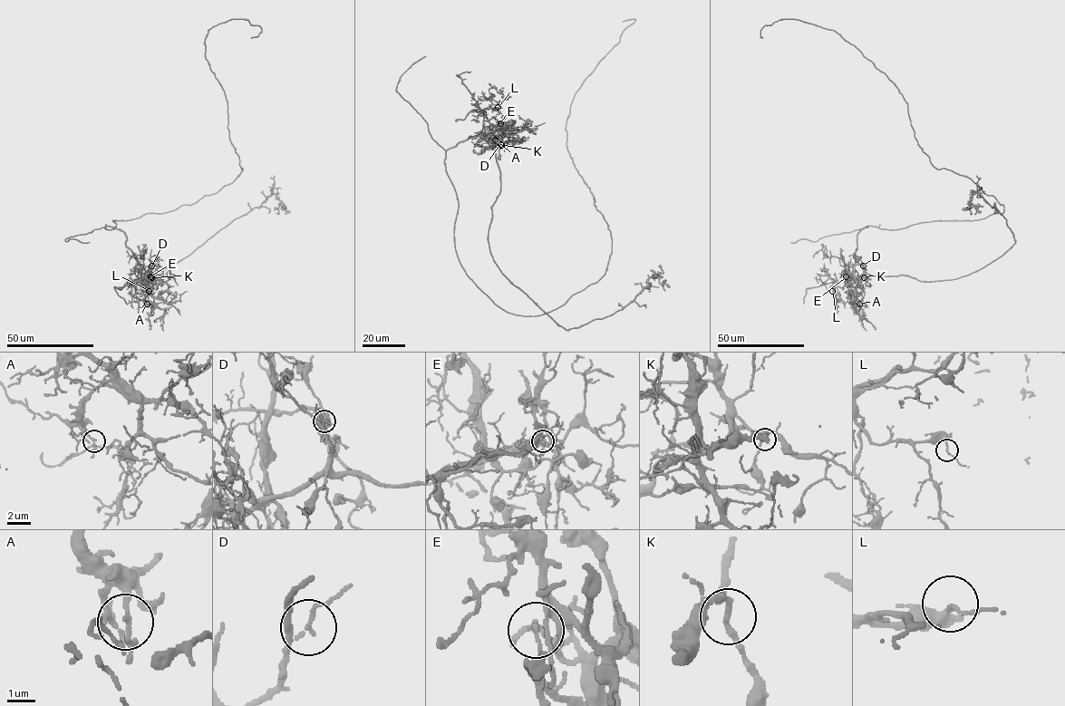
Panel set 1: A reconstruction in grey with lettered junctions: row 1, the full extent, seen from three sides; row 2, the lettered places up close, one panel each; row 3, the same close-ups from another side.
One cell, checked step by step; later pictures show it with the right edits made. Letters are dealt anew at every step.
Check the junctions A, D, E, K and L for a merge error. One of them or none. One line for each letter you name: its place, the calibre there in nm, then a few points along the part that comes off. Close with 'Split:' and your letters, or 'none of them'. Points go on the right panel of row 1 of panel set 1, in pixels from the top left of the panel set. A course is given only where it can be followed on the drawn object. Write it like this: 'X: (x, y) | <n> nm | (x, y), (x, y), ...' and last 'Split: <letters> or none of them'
E: (846, 276) | 90 nm | (846, 276), (865, 227), (1003, 205), (936, 169), (898, 89), (838, 33), (780, 19), (762, 38)
Split: E

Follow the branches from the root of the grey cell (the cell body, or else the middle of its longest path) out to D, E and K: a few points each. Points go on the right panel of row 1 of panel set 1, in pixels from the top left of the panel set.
D: (959, 220), (895, 229), (864, 227), (856, 235), (855, 253), (855, 264), (862, 264), (864, 271), (863, 265)
E: (959, 220), (922, 222), (895, 229), (864, 227), (856, 235), (854, 278), (848, 281), (846, 276)
K: (959, 220), (922, 222), (895, 229), (864, 227), (856, 235), (855, 253), (855, 264), (863, 265), (864, 277)

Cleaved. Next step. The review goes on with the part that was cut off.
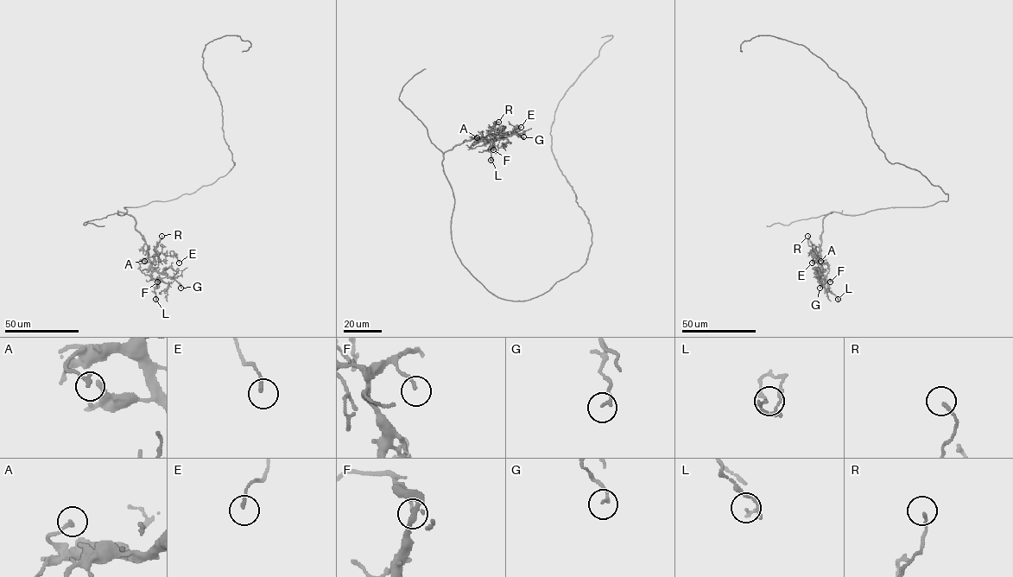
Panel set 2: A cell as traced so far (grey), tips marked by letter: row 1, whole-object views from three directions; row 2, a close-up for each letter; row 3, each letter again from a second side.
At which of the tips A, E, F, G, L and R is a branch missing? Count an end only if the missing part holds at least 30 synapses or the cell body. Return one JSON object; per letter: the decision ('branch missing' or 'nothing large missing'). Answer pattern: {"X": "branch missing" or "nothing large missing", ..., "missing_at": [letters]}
{"A": "nothing large missing", "E": "nothing large missing", "F": "nothing large missing", "G": "nothing large missing", "L": "nothing large missing", "R": "nothing large missing", "missing_at": []}

